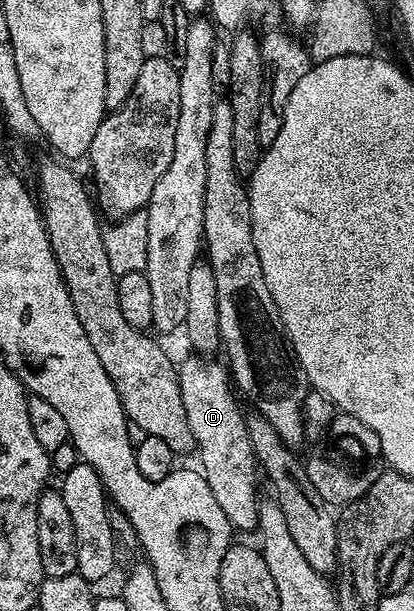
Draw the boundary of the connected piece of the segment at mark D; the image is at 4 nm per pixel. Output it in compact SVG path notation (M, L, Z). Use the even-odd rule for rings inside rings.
M196 353L190 356L190 359L179 363L177 380L179 393L183 393L183 409L187 409L187 422L191 424L195 455L201 458L199 470L207 485L211 485L211 494L223 508L227 521L231 521L234 532L256 532L259 521L259 466L245 424L246 412L241 412L241 407L237 404L238 396L226 364L216 363L216 358L202 357Z

